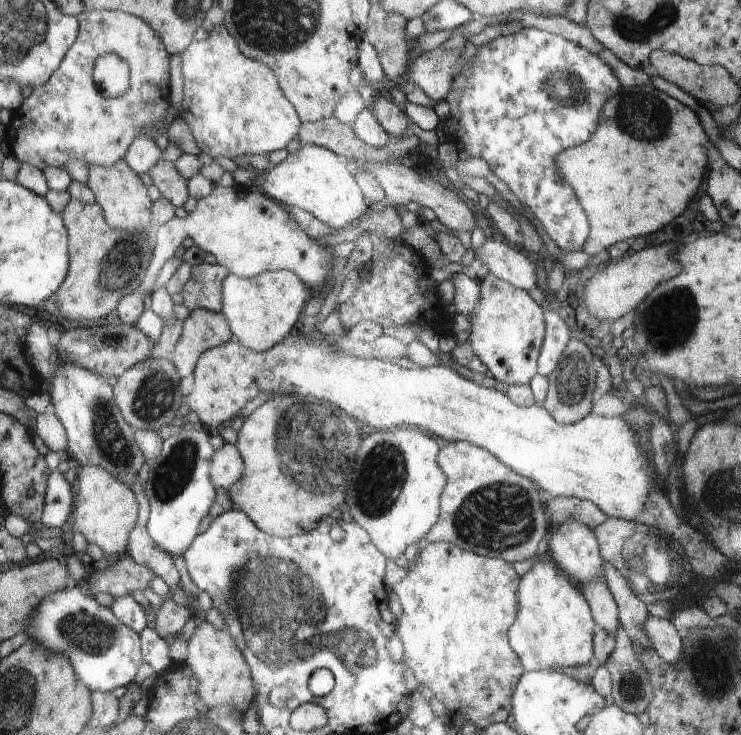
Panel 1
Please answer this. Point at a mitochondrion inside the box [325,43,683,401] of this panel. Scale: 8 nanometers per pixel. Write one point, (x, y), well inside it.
(644, 116)

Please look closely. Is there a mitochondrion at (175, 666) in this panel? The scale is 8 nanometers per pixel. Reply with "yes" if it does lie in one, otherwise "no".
no

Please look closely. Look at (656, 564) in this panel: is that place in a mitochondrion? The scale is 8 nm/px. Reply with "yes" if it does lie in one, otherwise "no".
yes

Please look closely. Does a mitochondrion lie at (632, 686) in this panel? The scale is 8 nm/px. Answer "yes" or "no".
yes

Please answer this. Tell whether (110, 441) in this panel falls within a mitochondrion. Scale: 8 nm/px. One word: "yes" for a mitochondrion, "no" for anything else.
yes

